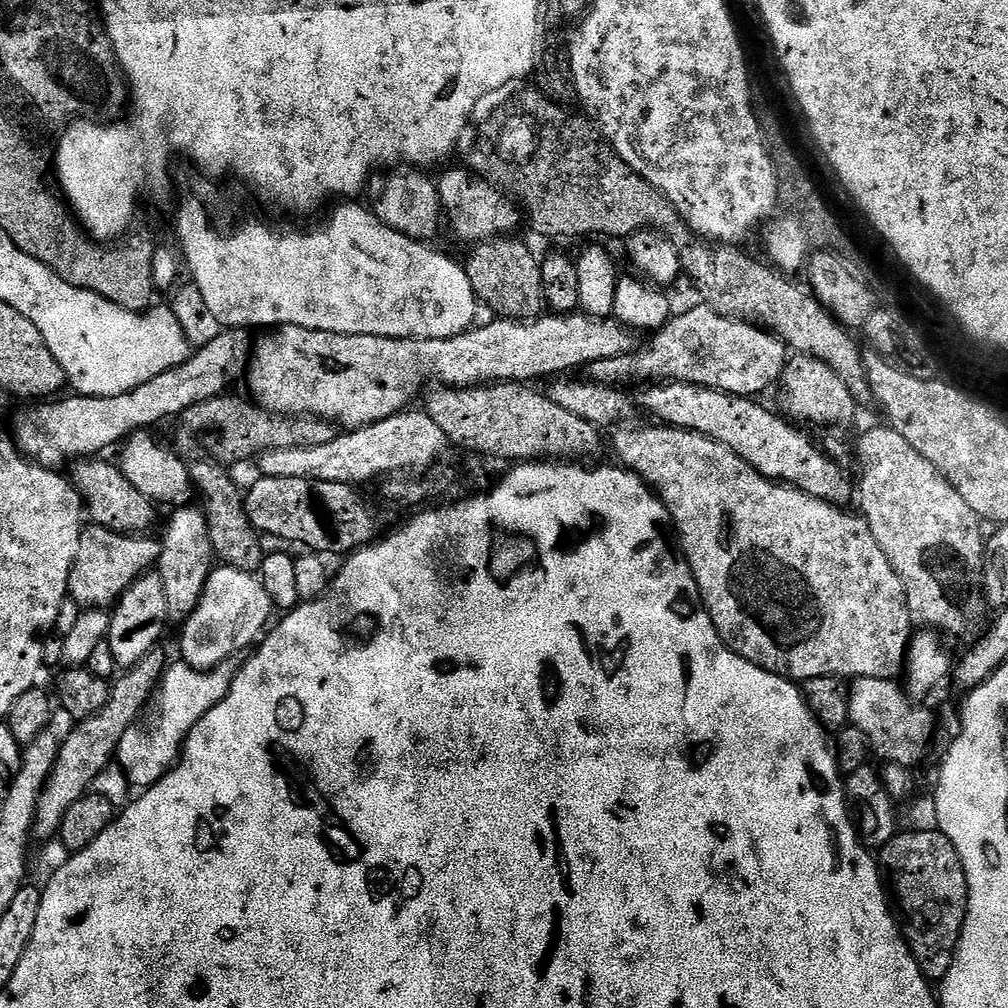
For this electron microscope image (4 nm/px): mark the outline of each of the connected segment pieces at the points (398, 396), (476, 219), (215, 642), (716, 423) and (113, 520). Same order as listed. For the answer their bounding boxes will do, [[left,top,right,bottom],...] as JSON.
[[246,310,637,430],[436,166,522,242],[179,566,273,668],[635,380,853,506],[70,458,157,534]]

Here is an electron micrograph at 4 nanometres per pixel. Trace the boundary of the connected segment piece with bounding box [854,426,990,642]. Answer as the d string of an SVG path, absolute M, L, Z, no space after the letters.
M891 426L883 427L866 429L860 436L860 445L857 448L855 445L854 448L854 452L860 455L858 500L860 496L861 509L859 508L859 511L868 524L870 534L874 534L874 542L878 542L878 546L882 546L882 554L886 554L886 558L890 558L890 566L894 566L898 578L902 578L902 586L906 590L906 598L908 599L908 610L912 614L913 621L920 623L921 620L924 623L921 625L927 626L929 629L935 630L945 637L957 636L960 640L975 642L986 631L986 619L984 620L984 615L990 611L989 605L986 603L986 597L982 591L984 566L986 563L986 536L985 533L980 533L982 521L979 516L974 514L974 510L970 510L970 506L966 506L962 494L958 494L958 490L954 490L954 486L950 486L948 479L934 465L926 462L926 458L922 458L922 454L918 454L918 450L914 450L914 446L910 446L910 442L906 442L906 438L902 438L902 434L898 434L898 430L894 430Z

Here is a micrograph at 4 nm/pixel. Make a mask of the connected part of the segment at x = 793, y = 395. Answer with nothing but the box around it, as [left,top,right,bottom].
[778,355,858,424]

